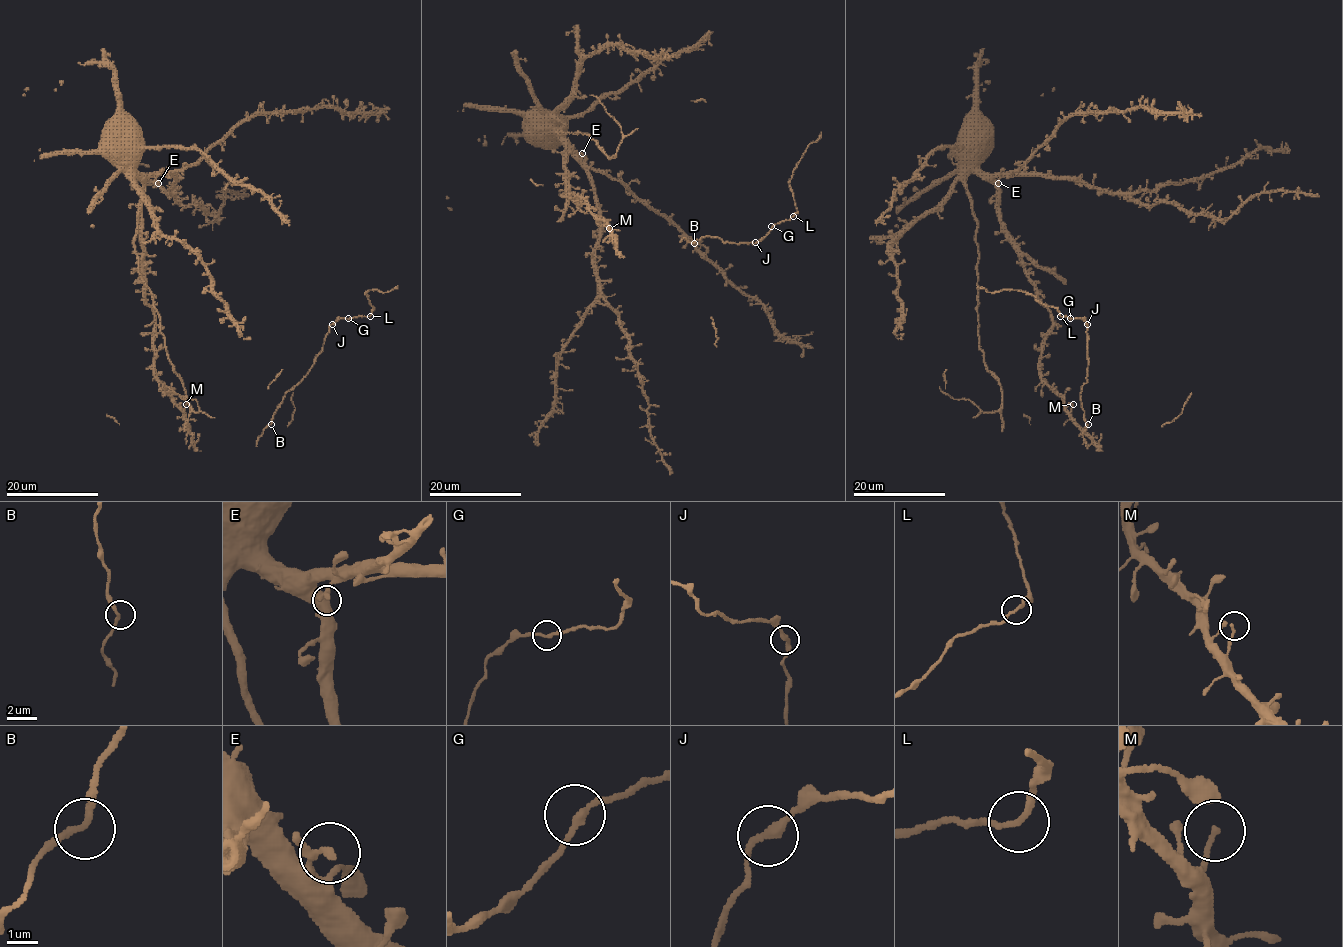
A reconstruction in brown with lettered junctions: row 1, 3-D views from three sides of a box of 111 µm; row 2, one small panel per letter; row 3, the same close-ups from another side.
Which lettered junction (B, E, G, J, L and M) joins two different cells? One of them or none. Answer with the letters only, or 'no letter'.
no letter

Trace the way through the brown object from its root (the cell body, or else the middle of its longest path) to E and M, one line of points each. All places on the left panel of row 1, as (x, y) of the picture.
E: (155, 318), (155, 310), (146, 299), (141, 207), (143, 182), (154, 176), (158, 183)
M: (155, 318), (154, 375), (184, 412), (186, 404)

